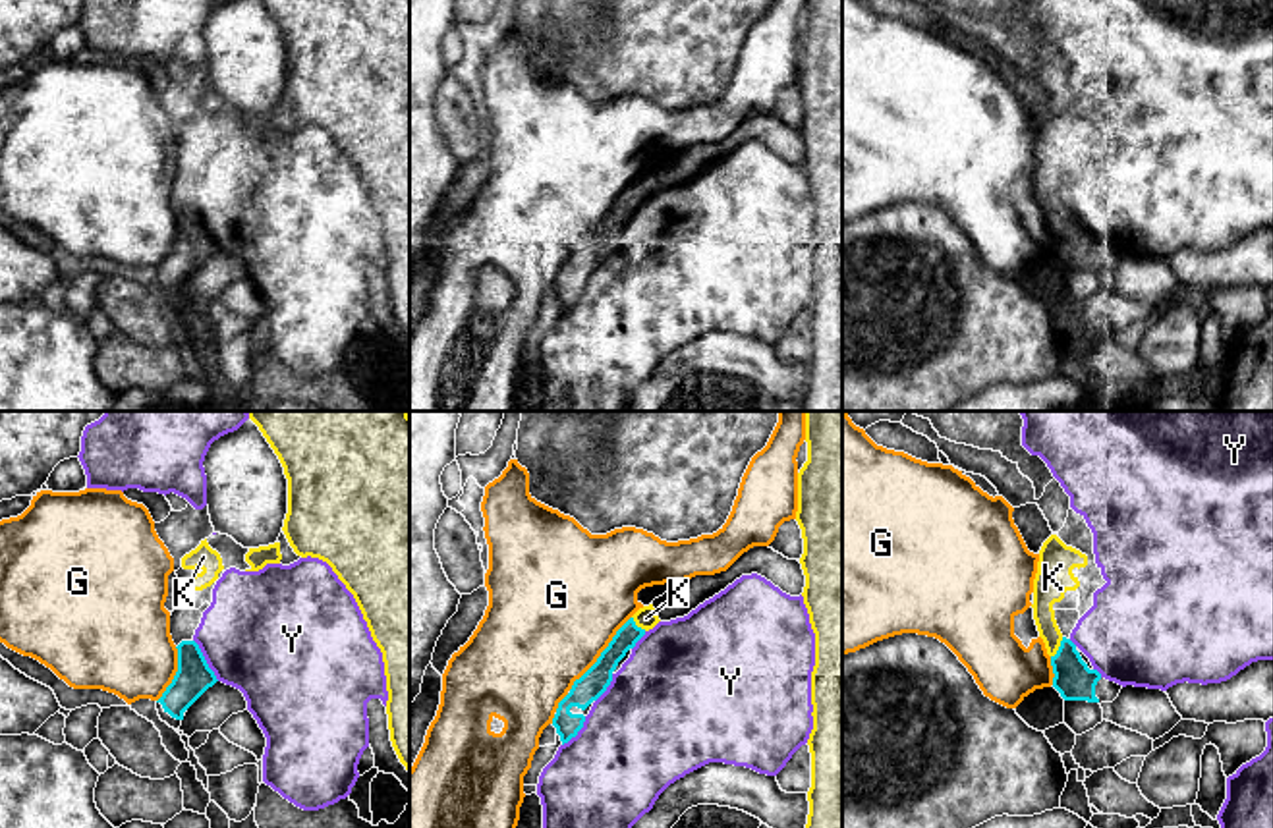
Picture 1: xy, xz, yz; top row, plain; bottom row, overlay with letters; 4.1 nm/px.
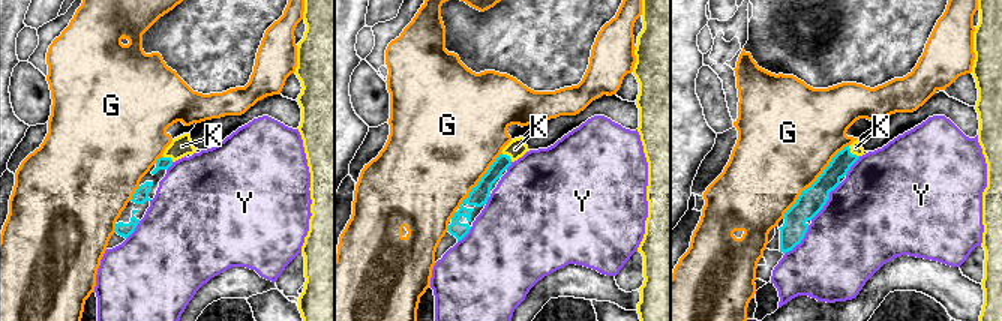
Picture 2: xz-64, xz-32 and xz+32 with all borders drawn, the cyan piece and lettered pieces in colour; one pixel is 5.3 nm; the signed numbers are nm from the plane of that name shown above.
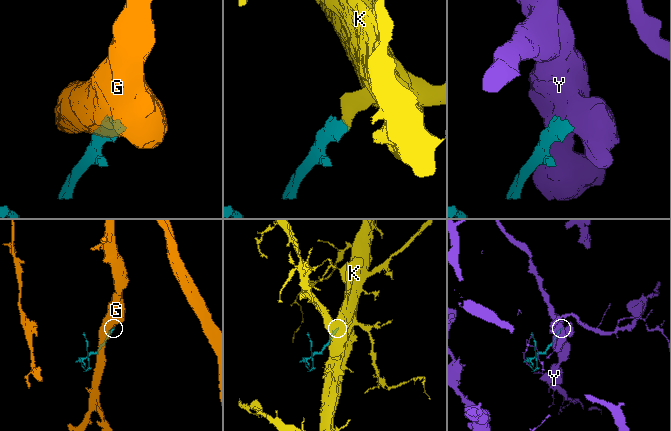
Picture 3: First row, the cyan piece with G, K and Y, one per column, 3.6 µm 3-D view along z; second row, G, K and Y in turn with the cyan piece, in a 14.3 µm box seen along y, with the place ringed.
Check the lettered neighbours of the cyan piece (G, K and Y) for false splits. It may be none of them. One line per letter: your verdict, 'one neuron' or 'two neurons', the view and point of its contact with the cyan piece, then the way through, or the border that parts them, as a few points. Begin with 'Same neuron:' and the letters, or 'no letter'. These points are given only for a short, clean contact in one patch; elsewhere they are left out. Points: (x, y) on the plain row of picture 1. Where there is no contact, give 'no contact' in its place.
Same neuron: K
G: two neurons; contact xz (601, 220)
K: one neuron; contact yz (1059, 215); way yz (1073, 246), (1059, 215), (1046, 190), (1047, 157)
Y: two neurons; contact xy (205, 228)

